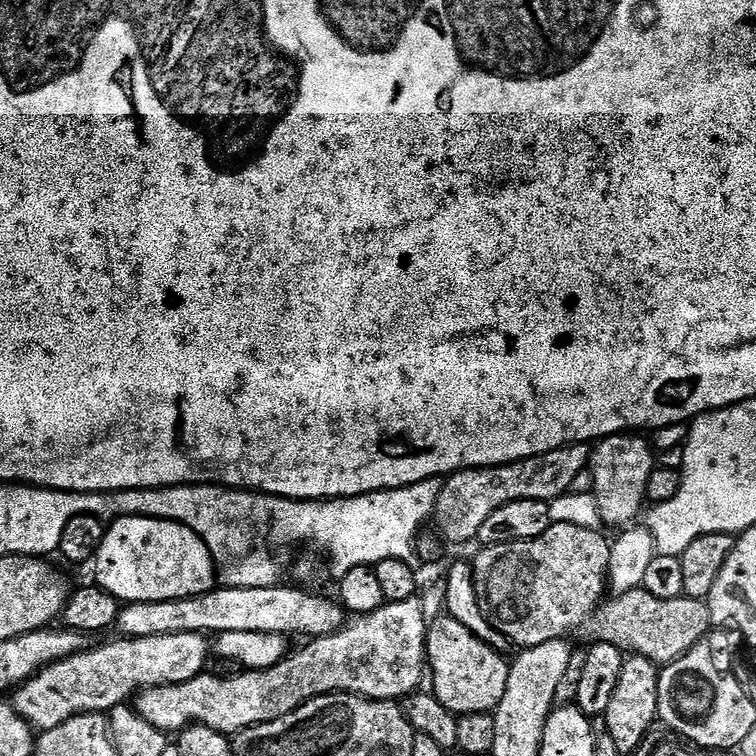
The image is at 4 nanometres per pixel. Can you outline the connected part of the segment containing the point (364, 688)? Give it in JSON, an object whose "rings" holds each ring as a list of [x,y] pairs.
{"rings":[[[409,598],[385,602],[373,612],[353,619],[354,622],[349,628],[341,627],[331,636],[322,636],[305,643],[308,645],[301,652],[293,651],[273,668],[240,670],[237,671],[237,676],[201,674],[200,684],[193,680],[185,680],[183,684],[145,688],[136,696],[138,698],[134,704],[134,711],[165,734],[176,734],[193,722],[213,728],[216,732],[231,734],[230,732],[236,732],[239,728],[251,730],[257,724],[275,720],[281,715],[282,710],[299,706],[304,700],[327,693],[352,693],[366,696],[369,700],[396,702],[403,696],[415,693],[421,687],[420,678],[422,676],[424,678],[426,674],[424,644],[428,624],[417,600]]]}

